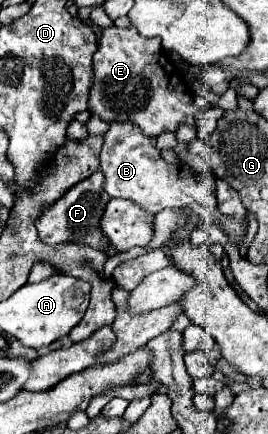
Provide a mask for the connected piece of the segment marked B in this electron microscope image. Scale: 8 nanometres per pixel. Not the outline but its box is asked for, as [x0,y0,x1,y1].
[99,121,245,245]

